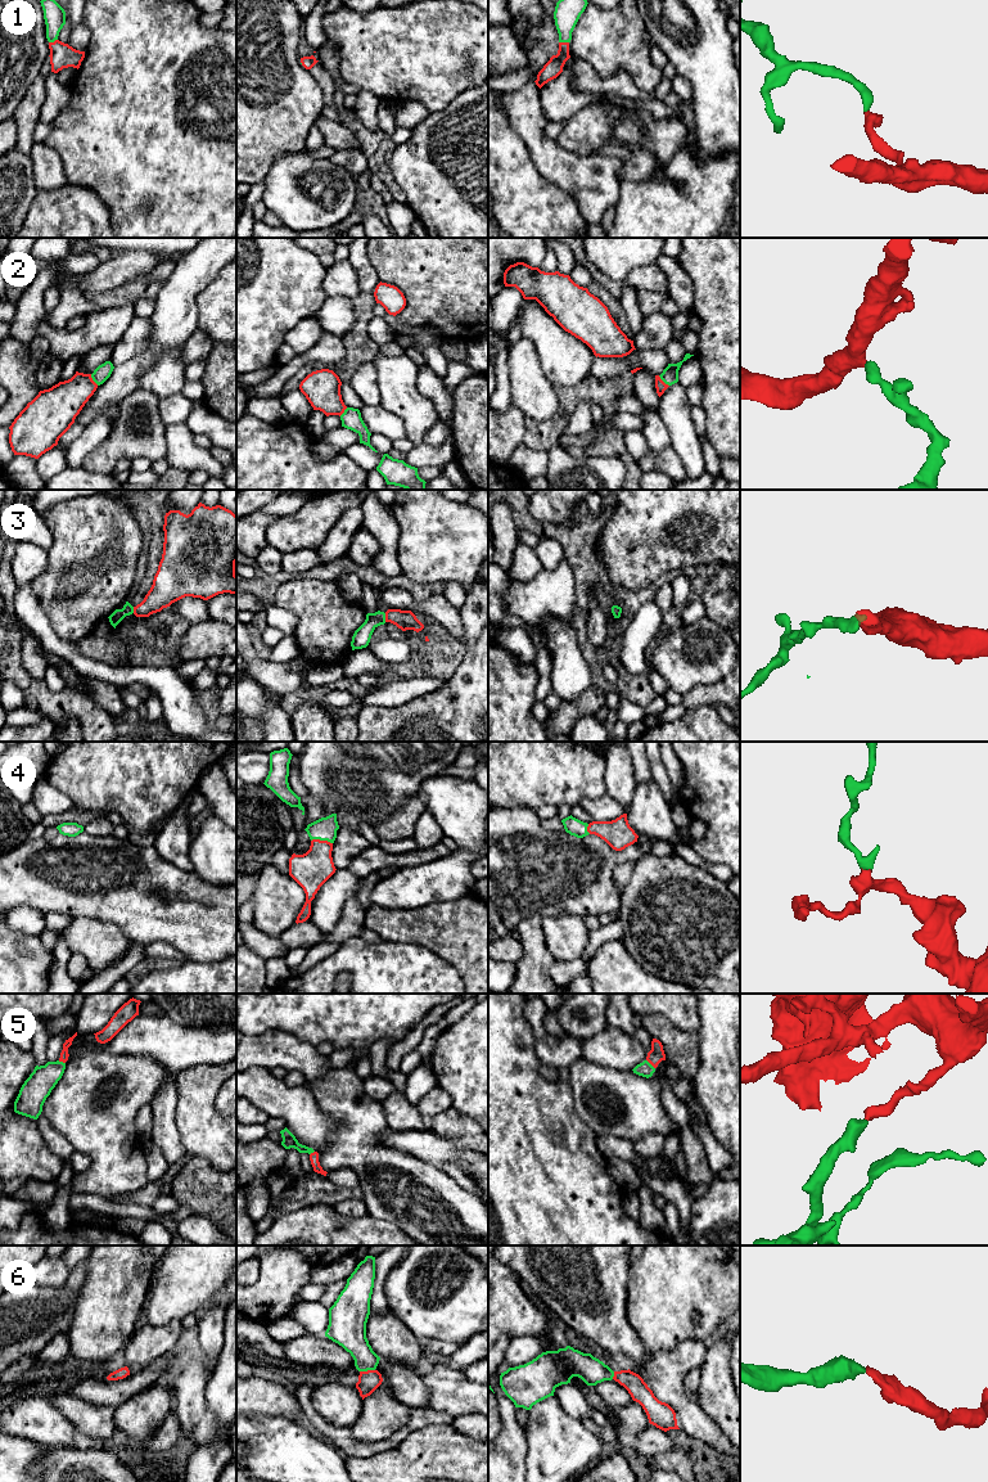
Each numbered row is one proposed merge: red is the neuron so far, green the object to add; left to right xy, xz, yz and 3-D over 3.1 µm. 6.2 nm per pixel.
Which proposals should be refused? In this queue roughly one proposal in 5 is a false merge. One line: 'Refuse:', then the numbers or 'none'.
Refuse: none

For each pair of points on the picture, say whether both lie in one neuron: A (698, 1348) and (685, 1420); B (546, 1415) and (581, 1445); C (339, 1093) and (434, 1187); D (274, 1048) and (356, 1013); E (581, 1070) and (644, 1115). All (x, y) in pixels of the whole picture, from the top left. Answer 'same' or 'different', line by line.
A: same
B: same
C: same
D: different
E: same

